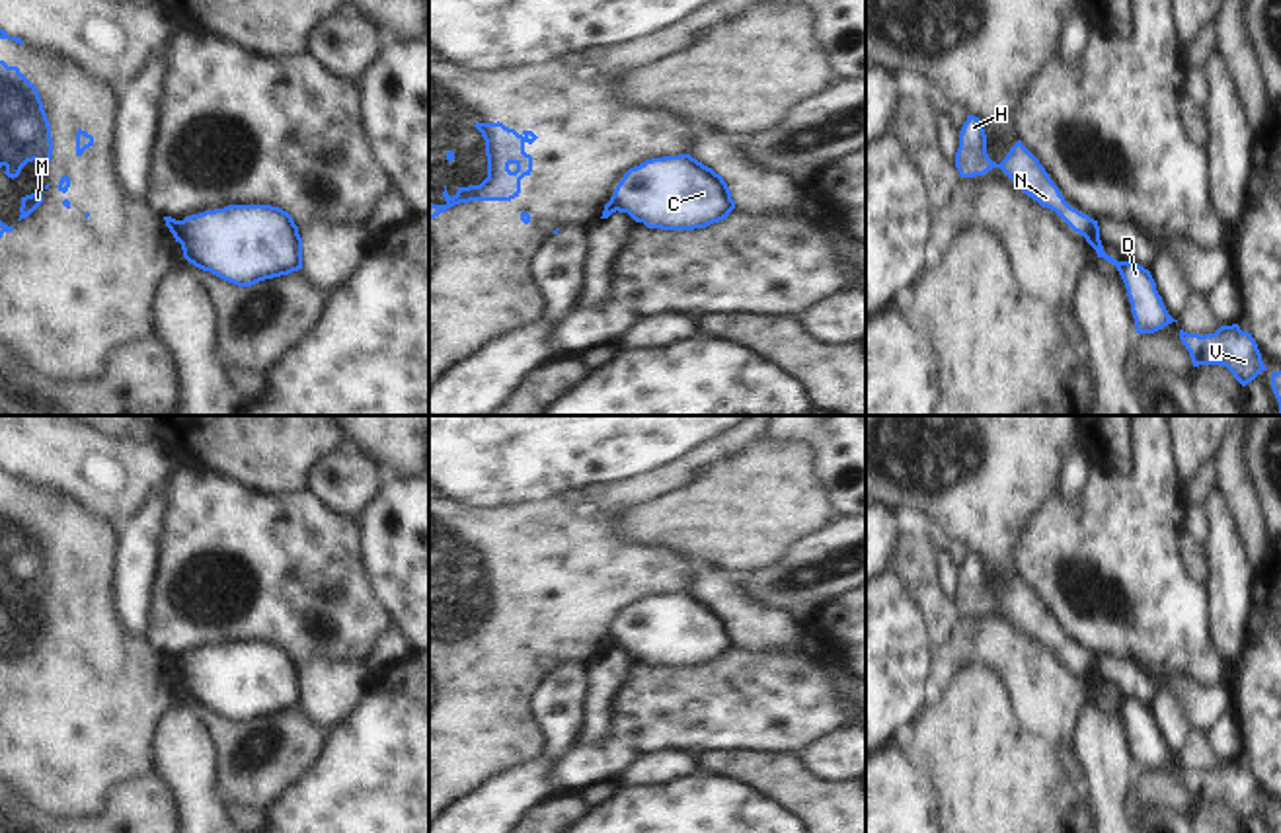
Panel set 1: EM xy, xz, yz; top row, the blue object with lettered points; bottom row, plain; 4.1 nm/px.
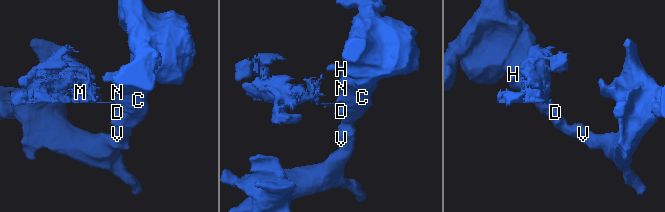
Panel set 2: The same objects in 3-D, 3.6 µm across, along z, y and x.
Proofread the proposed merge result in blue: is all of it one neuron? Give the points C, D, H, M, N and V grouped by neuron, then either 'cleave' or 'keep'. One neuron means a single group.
C D H N V / M | cleave

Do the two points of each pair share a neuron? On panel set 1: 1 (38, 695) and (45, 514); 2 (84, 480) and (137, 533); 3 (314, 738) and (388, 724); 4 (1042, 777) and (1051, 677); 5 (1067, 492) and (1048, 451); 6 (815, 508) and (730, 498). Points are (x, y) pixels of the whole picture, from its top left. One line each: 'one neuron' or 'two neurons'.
1: one neuron
2: two neurons
3: two neurons
4: two neurons
5: two neurons
6: one neuron

